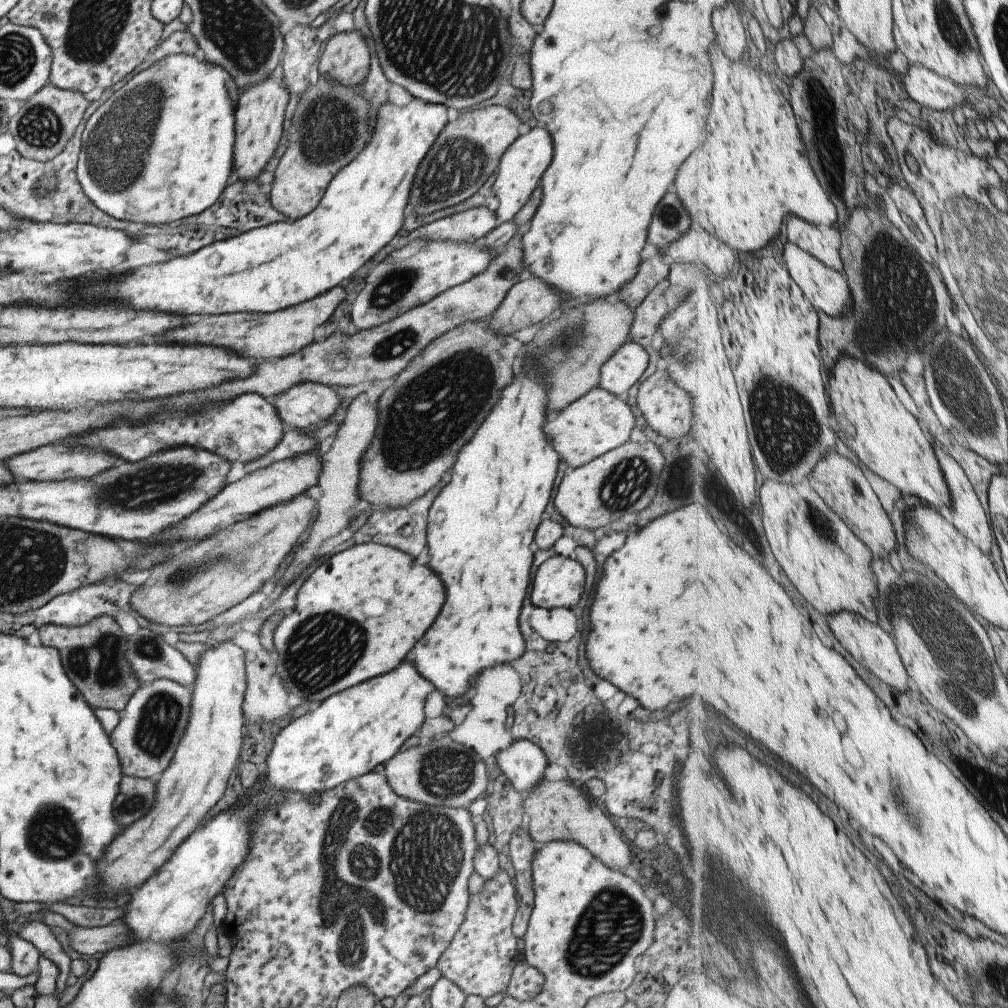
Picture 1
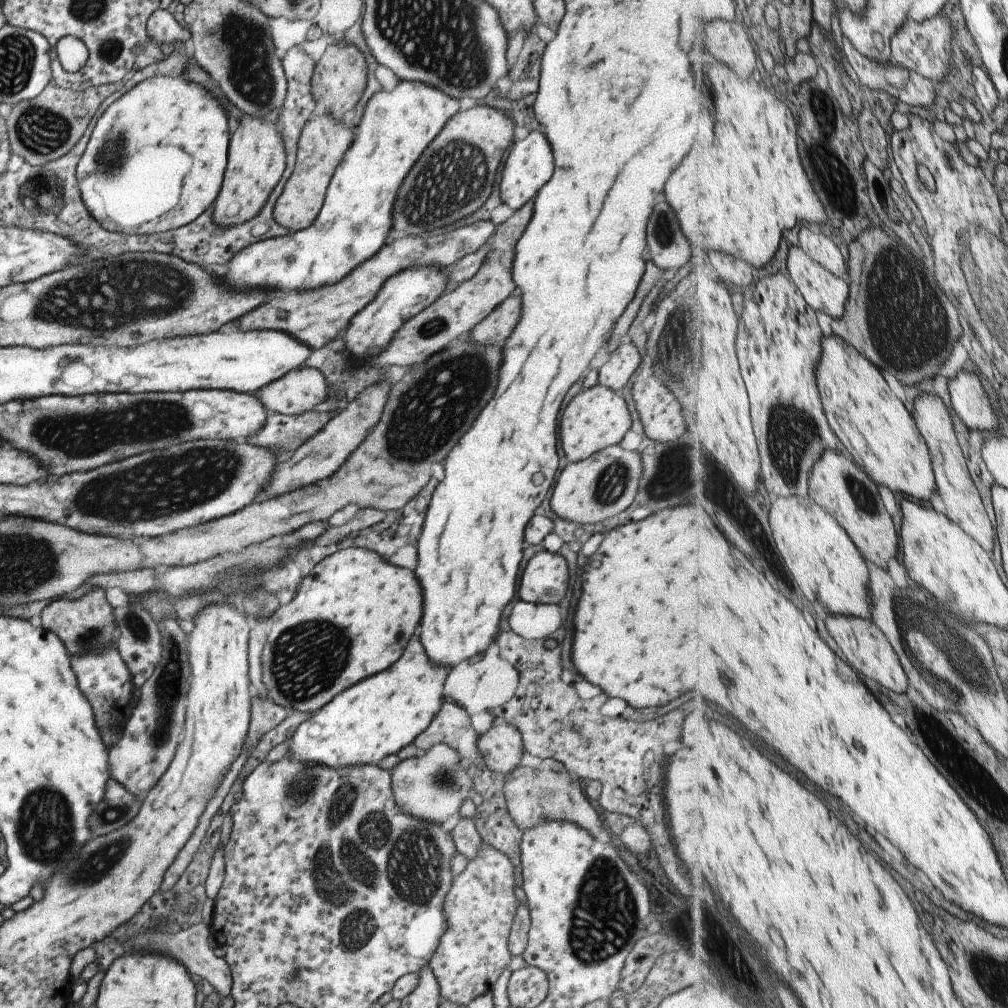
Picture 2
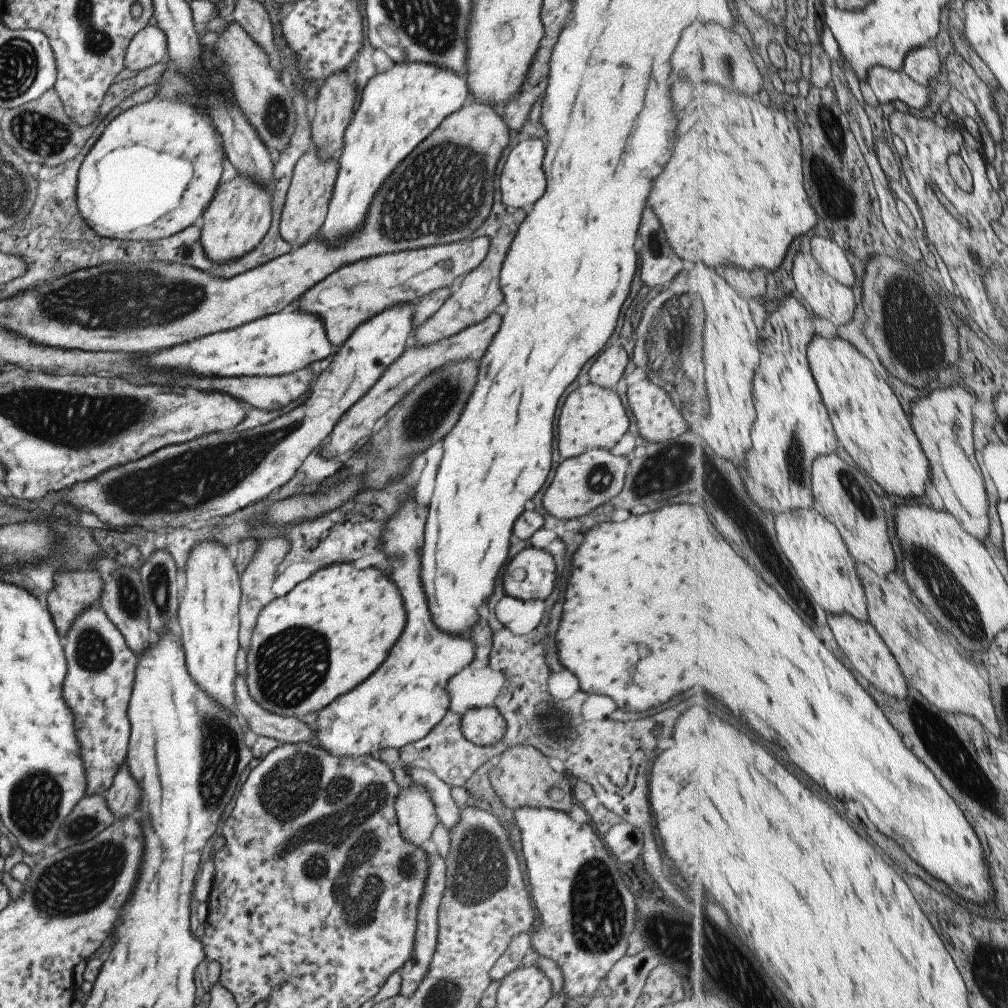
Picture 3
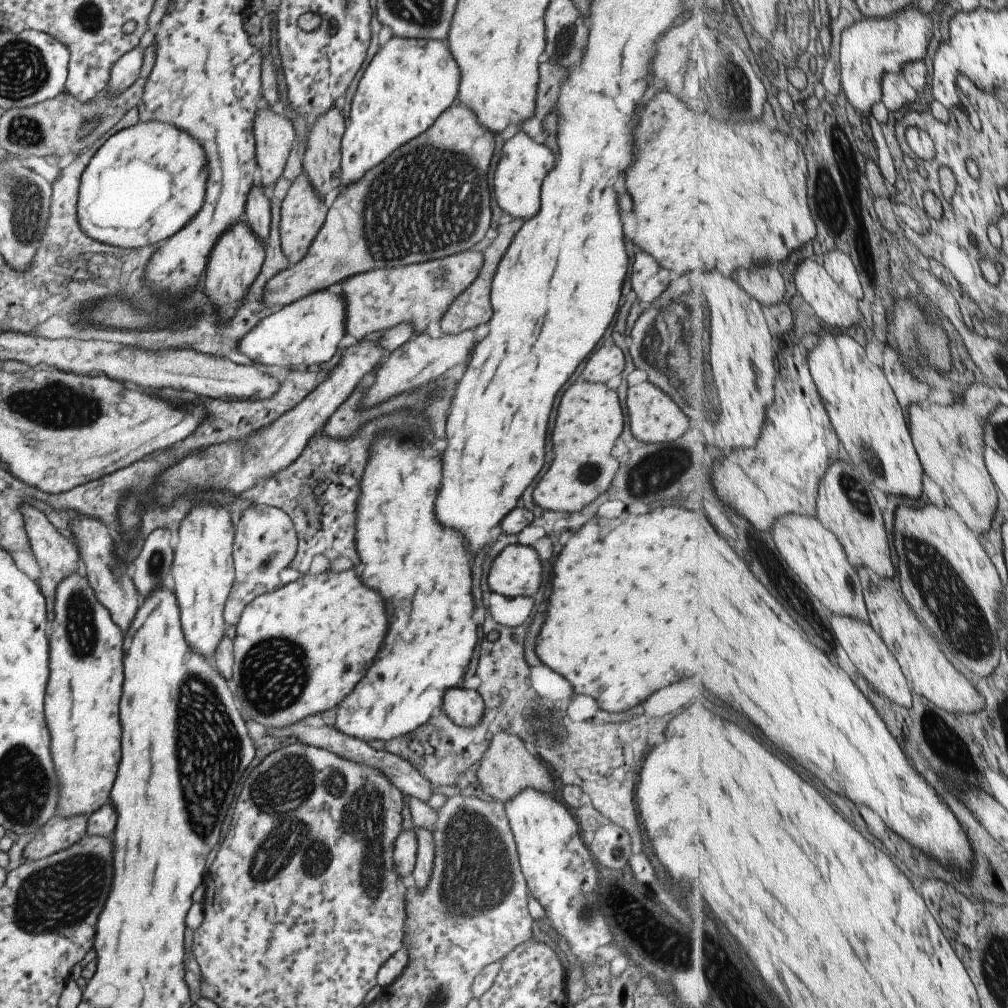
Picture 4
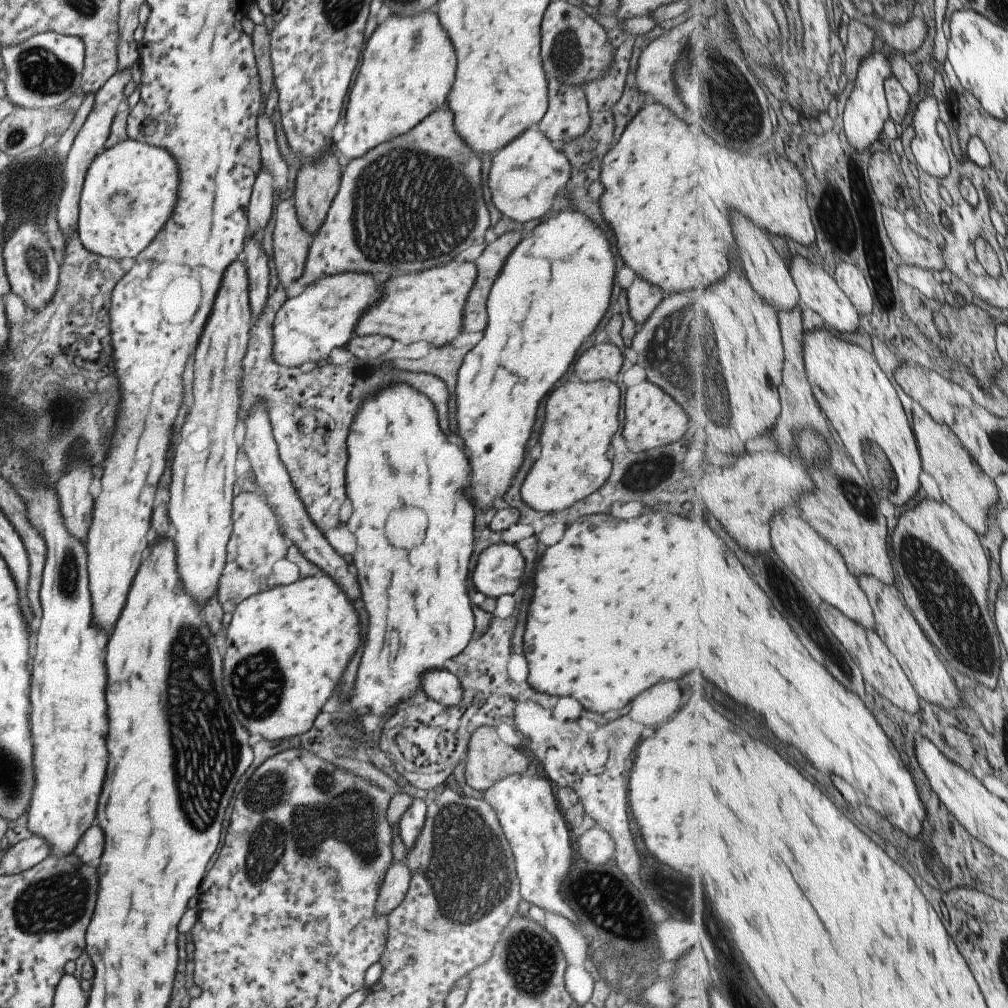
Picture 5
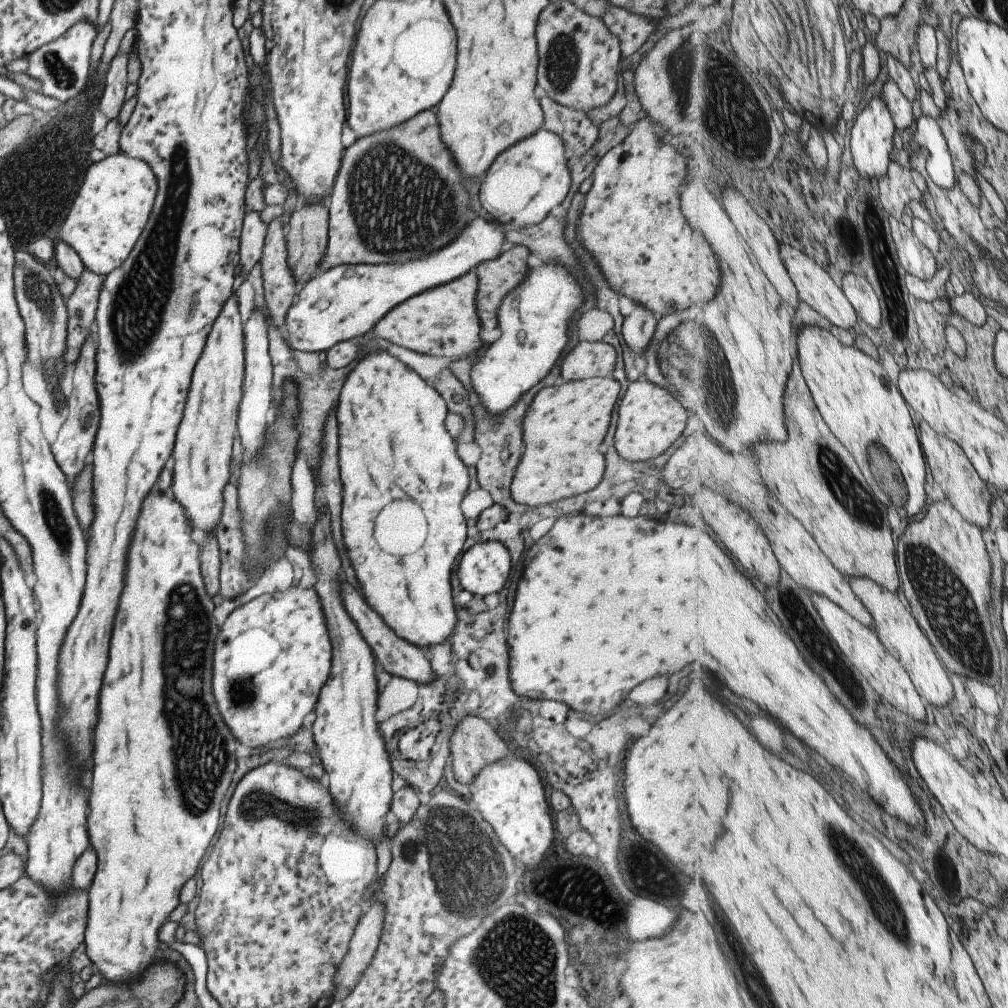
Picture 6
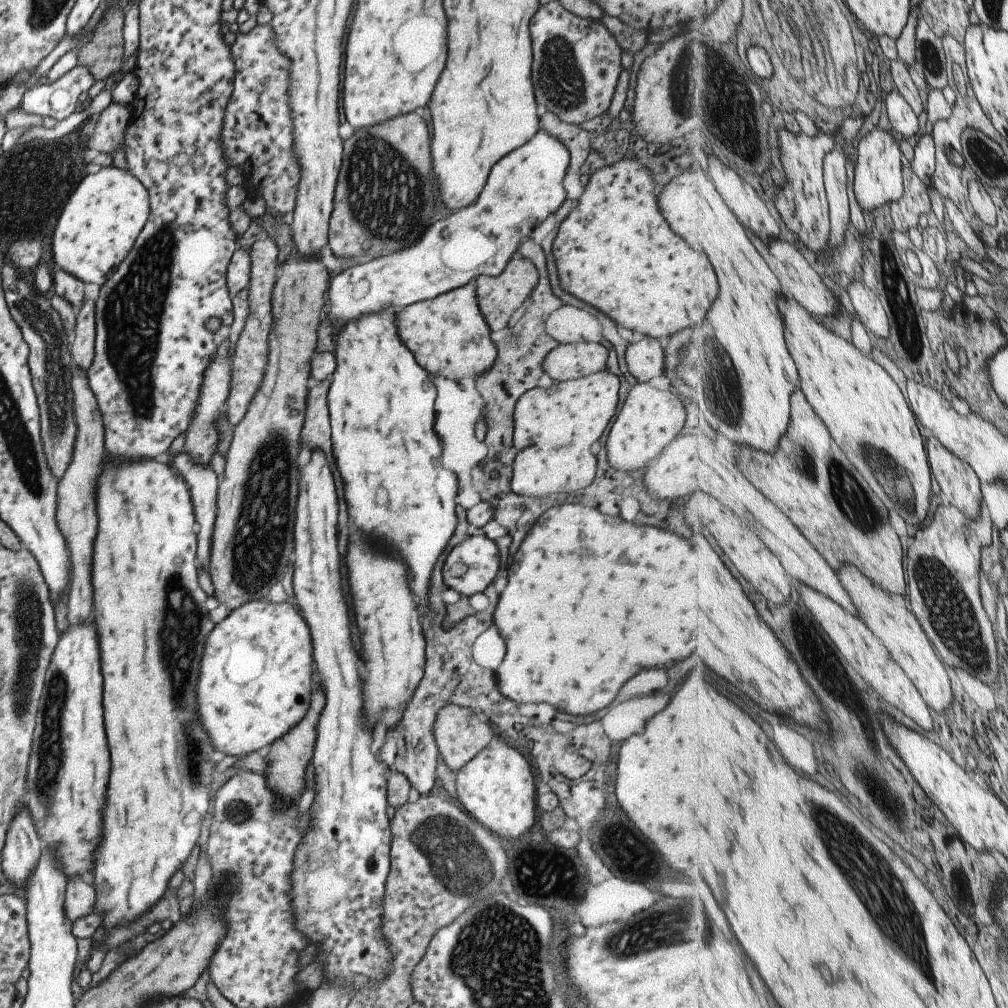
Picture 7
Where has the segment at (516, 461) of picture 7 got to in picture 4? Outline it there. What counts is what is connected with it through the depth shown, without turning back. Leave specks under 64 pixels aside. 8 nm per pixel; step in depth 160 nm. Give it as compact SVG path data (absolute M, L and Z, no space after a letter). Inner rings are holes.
M575 382L565 388L551 430L551 444L557 450L556 457L537 482L537 488L531 492L533 504L546 511L568 515L603 494L619 468L611 448L621 432L622 416L616 391L607 390L603 383Z

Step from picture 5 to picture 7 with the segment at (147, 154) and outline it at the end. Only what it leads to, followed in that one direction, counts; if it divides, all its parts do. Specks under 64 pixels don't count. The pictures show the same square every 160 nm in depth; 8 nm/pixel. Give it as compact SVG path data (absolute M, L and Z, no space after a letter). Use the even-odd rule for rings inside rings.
M111 166L101 167L96 174L85 175L54 224L50 236L51 266L83 284L93 282L101 286L131 250L148 212L147 191L131 173Z

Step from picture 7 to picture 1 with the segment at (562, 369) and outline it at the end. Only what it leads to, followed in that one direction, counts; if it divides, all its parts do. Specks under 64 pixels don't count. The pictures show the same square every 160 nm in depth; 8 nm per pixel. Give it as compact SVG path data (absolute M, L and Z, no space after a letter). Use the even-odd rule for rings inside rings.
M635 341L623 343L601 365L598 386L611 394L620 396L639 380L647 368L647 353Z

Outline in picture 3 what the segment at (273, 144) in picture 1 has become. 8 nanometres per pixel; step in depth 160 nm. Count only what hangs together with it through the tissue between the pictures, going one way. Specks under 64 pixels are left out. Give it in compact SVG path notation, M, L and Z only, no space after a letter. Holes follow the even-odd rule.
M241 175L218 188L202 214L200 245L206 259L226 265L243 258L261 242L270 225L270 190Z

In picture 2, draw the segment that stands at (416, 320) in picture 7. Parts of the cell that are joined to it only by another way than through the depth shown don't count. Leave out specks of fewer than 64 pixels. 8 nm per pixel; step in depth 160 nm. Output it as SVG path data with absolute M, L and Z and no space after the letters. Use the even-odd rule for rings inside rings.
M489 220L477 221L476 223L464 226L458 230L446 230L440 234L429 234L426 237L406 236L399 246L399 242L391 242L381 246L377 254L373 254L369 260L353 268L353 274L349 272L343 276L337 286L325 286L325 288L315 288L307 292L281 292L277 291L277 296L273 294L263 303L258 305L257 310L243 315L237 320L240 329L259 330L273 329L283 331L299 339L312 350L321 348L329 340L333 340L341 330L348 328L348 324L353 315L361 311L369 304L380 291L388 279L398 275L405 269L416 269L419 267L436 267L444 269L455 263L465 255L473 254L483 244L487 244L495 226Z

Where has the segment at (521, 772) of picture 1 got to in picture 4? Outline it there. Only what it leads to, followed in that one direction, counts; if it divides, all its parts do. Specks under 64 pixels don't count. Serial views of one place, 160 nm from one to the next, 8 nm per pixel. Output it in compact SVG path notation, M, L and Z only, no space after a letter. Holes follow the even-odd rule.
M459 686L446 688L440 710L456 725L472 727L482 717L483 701L477 691Z

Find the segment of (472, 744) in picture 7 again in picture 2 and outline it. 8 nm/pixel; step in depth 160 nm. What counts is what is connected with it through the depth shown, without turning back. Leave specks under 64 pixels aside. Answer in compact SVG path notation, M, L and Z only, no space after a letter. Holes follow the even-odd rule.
M523 752L519 764L504 776L502 793L509 816L521 832L543 821L564 820L578 824L592 836L604 824L598 808L581 794L577 781L554 758L542 759Z

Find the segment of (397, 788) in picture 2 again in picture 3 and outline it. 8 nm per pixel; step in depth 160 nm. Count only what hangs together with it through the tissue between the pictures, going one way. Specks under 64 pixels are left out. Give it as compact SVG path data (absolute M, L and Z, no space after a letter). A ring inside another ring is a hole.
M416 783L410 785L407 790L398 791L393 808L400 835L409 844L419 847L431 836L431 831L439 820L426 790Z

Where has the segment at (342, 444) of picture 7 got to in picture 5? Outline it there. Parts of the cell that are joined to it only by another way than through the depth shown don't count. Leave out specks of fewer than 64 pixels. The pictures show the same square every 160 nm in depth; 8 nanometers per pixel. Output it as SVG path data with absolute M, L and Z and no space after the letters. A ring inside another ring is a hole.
M405 381L381 385L363 399L349 426L345 444L345 494L351 502L351 516L345 526L355 536L351 560L361 586L361 602L367 612L363 656L357 666L355 690L347 702L352 706L354 715L373 713L381 716L393 706L395 711L399 709L399 700L419 688L417 674L421 670L441 668L445 660L463 651L472 637L473 614L465 594L469 556L473 552L473 508L465 496L469 466L461 448L449 444L445 434L439 430L437 412L431 400ZM401 504L419 506L427 516L425 540L411 552L391 548L381 536L385 514Z

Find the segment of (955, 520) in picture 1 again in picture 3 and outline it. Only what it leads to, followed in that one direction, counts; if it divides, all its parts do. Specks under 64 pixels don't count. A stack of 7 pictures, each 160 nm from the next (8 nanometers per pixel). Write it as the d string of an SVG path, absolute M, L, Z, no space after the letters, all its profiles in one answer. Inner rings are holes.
M963 386L937 389L927 397L916 400L910 410L913 430L920 438L921 446L933 472L932 484L944 502L945 510L953 513L957 520L979 540L988 542L990 536L989 497L986 478L978 458L975 458L973 438L974 406L978 396Z

